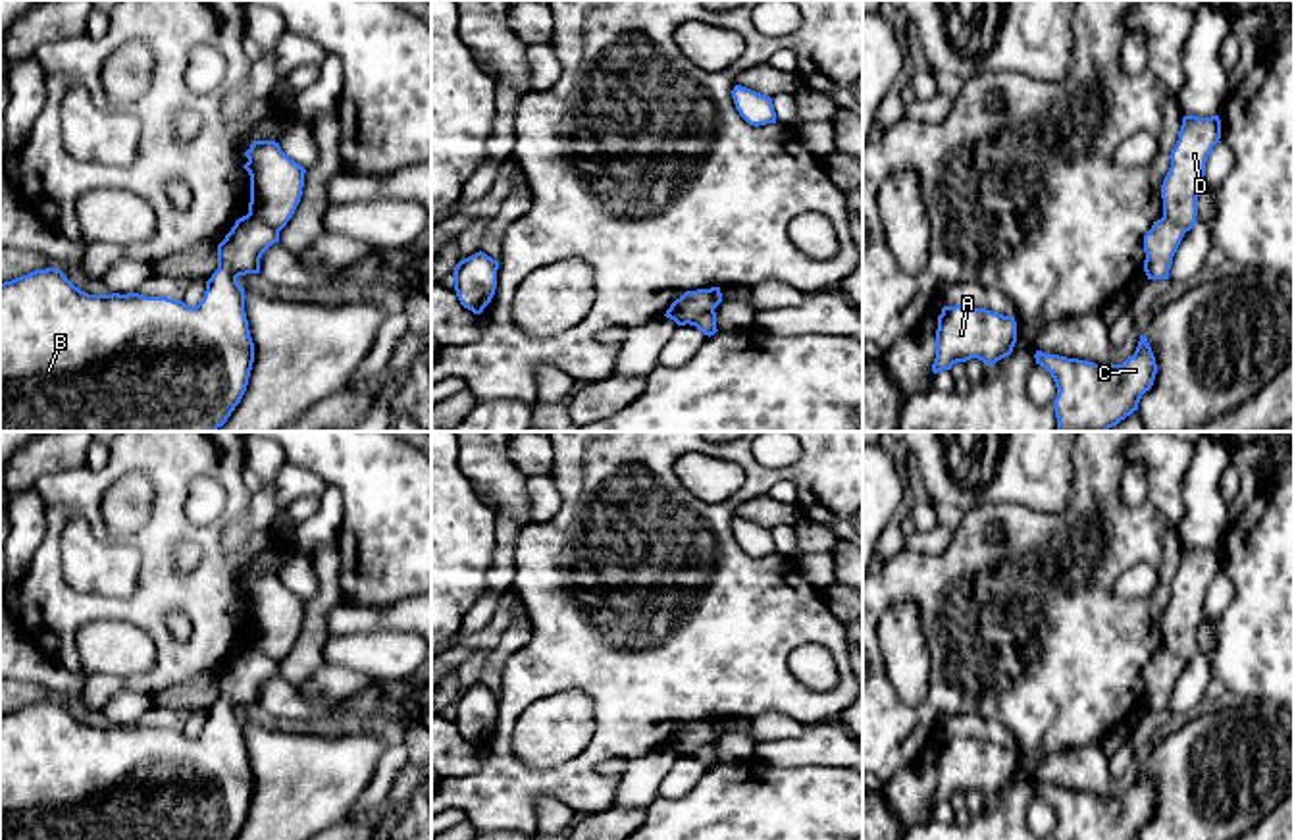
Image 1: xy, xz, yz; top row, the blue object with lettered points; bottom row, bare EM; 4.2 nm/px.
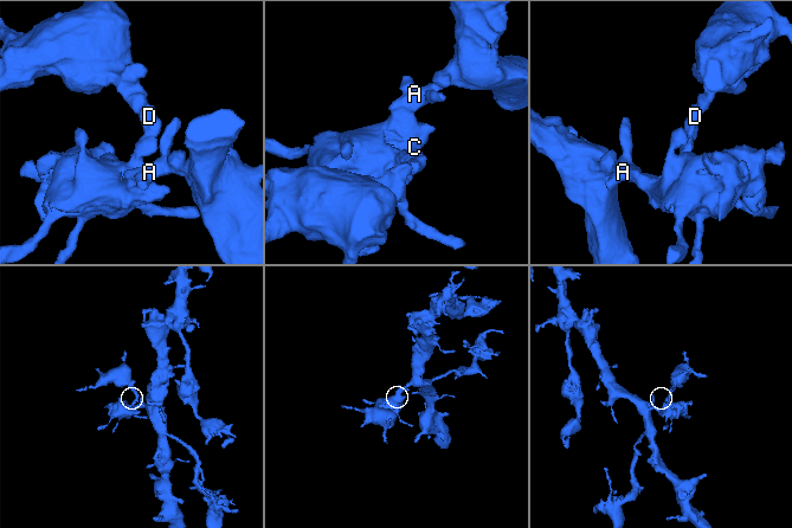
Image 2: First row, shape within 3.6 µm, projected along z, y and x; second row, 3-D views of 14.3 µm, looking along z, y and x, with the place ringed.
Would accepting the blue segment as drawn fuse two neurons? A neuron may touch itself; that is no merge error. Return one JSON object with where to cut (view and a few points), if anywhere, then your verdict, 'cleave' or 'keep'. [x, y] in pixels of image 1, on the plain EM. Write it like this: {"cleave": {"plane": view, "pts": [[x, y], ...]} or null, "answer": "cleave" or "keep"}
{"cleave": {"plane": "xy", "pts": [[247, 646], [262, 652], [278, 665]]}, "answer": "cleave"}

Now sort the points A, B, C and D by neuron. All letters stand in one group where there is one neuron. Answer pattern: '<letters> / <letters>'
A B C / D

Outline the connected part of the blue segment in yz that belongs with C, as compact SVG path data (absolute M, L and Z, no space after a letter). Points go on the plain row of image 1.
M1140 767L1134 786L1123 796L1100 798L1042 782L1036 782L1034 790L1055 813L1053 840L1138 840L1157 805L1146 767Z

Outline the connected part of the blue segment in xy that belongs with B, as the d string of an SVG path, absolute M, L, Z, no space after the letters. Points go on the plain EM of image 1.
M248 645L239 649L218 676L218 701L196 738L139 724L89 726L58 699L0 715L0 840L235 840L254 794L237 709L260 705L260 690L273 674L279 674L275 661Z

